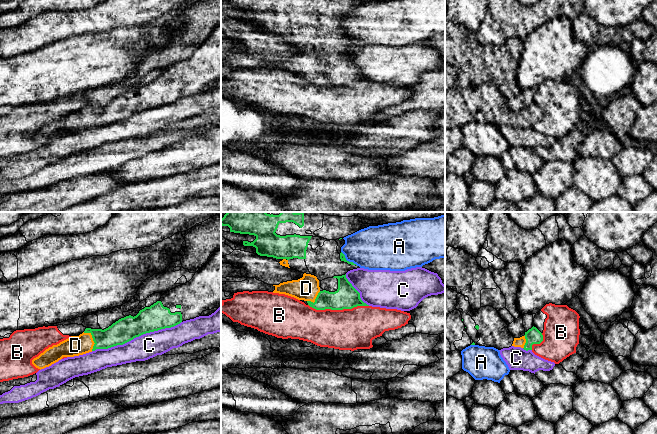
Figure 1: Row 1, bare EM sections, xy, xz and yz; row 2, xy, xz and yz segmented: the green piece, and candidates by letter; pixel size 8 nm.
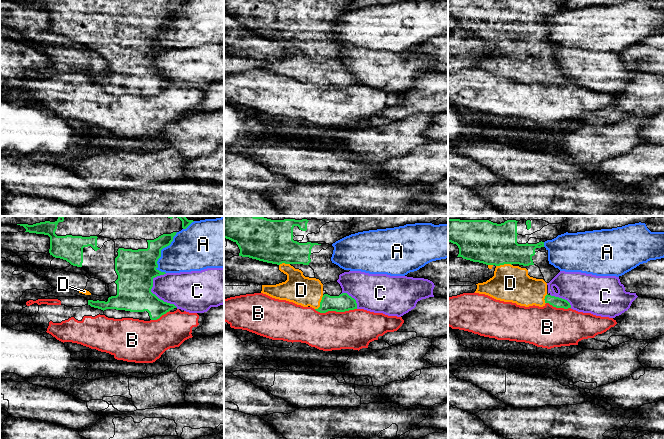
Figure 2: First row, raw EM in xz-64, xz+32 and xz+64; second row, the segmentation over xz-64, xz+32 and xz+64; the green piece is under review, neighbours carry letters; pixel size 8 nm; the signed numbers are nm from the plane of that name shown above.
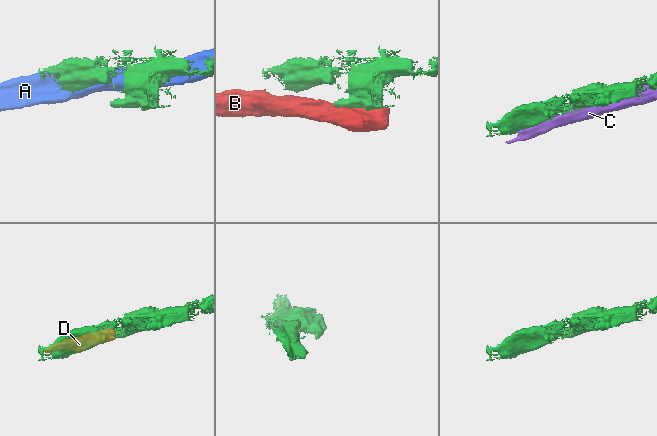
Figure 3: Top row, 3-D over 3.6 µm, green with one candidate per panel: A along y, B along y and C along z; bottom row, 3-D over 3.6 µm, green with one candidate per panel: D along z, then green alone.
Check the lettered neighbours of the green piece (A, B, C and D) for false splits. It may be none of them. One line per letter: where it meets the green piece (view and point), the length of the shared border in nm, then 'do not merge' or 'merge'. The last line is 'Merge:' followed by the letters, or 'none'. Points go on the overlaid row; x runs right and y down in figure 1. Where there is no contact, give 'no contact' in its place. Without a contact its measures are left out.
A: meets green in xz at (348, 261); contact 180 nm long; do not merge
B: meets green in xz at (338, 309); contact 480 nm long; do not merge
C: meets green in xy at (136, 336); contact 750 nm long; do not merge
D: meets green in xy at (93, 339); contact 170 nm long; merge
Merge: D

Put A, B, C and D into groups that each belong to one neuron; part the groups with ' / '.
A / B / C / D

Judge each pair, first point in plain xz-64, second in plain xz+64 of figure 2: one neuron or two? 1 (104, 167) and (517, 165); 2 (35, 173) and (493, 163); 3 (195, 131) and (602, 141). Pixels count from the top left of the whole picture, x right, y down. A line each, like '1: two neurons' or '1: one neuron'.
1: one neuron
2: two neurons
3: one neuron

